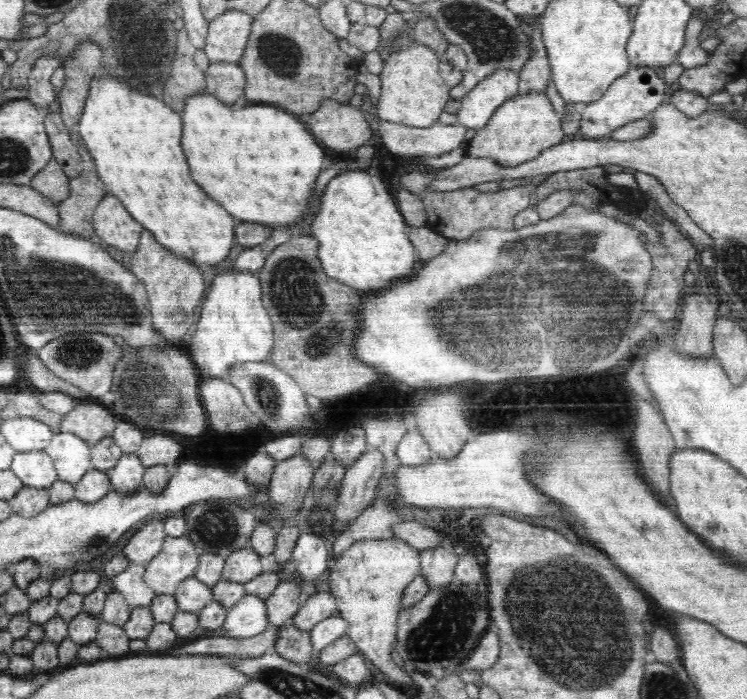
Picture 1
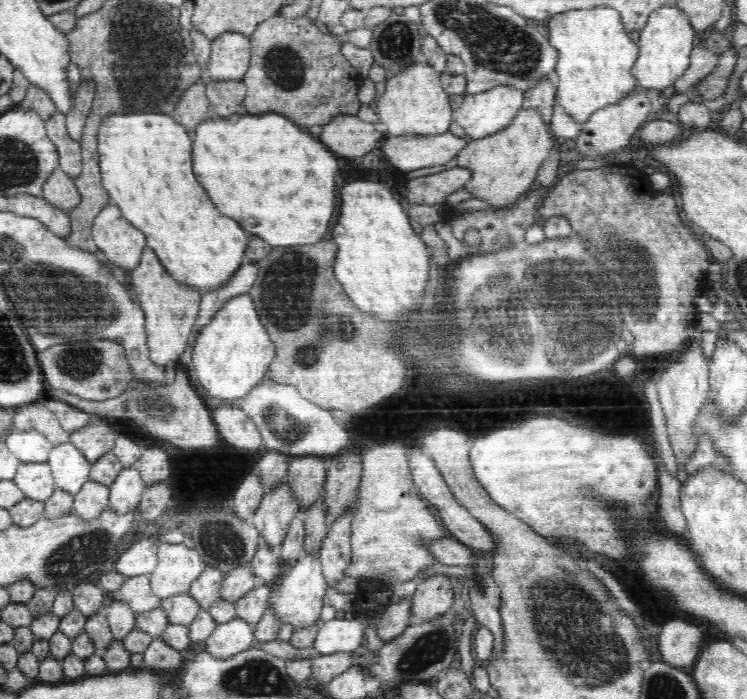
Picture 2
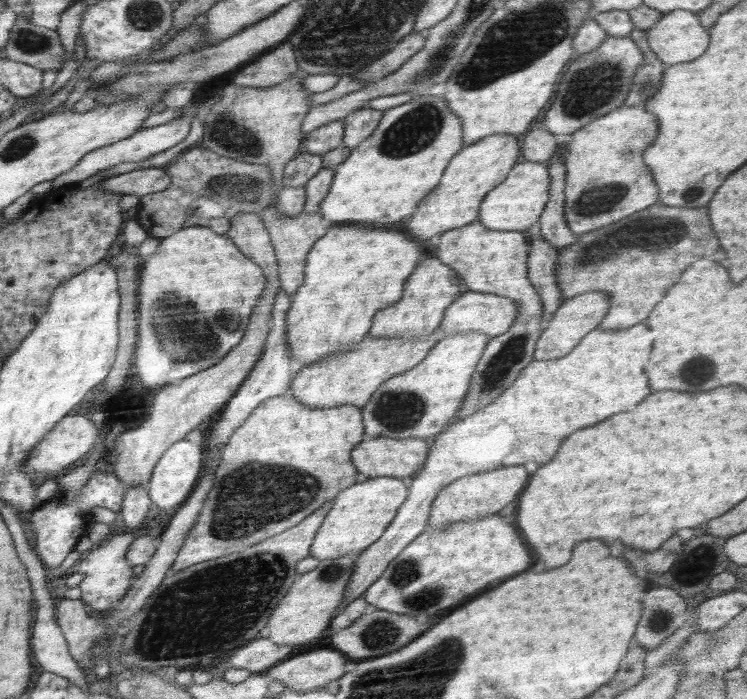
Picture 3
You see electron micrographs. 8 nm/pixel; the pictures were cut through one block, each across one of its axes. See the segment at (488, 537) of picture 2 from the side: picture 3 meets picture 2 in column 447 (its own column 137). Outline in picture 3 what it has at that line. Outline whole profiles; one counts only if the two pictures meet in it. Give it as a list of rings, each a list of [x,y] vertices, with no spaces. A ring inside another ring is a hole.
[[[135,486],[135,488],[126,488],[120,510],[125,524],[124,529],[139,529],[143,525],[148,509],[152,505],[149,487]]]

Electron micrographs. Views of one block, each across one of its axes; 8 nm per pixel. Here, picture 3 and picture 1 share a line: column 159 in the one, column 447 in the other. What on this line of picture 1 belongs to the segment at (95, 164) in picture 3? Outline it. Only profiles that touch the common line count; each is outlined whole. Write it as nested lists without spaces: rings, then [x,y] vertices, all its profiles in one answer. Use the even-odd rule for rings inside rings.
[[[379,119],[377,132],[388,152],[404,158],[422,159],[436,158],[460,148],[466,141],[467,129],[457,122],[452,125],[437,122],[430,128],[414,128]]]

